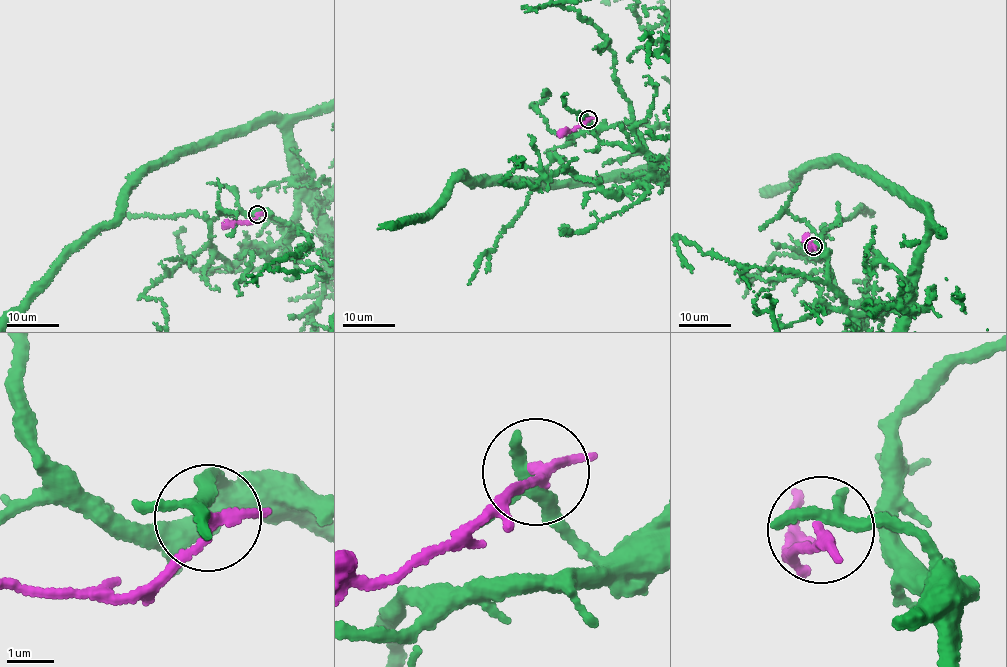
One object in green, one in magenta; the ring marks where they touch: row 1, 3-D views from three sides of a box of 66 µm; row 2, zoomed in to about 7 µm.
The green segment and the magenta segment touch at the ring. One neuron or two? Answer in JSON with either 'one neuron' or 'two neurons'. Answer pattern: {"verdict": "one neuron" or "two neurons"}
{"verdict": "two neurons"}

